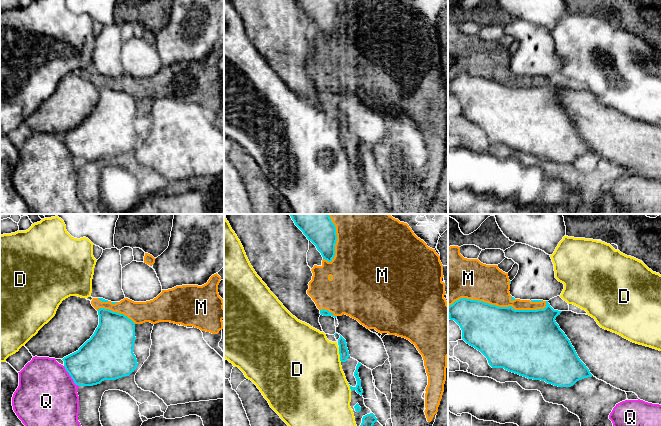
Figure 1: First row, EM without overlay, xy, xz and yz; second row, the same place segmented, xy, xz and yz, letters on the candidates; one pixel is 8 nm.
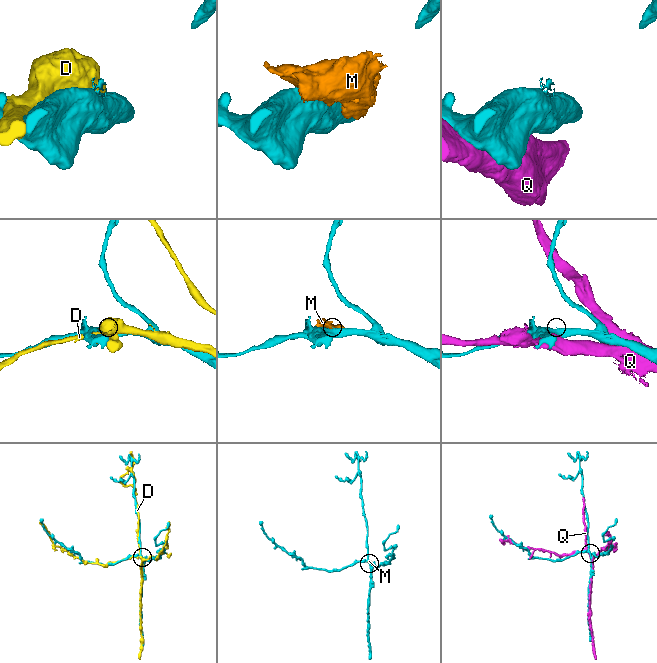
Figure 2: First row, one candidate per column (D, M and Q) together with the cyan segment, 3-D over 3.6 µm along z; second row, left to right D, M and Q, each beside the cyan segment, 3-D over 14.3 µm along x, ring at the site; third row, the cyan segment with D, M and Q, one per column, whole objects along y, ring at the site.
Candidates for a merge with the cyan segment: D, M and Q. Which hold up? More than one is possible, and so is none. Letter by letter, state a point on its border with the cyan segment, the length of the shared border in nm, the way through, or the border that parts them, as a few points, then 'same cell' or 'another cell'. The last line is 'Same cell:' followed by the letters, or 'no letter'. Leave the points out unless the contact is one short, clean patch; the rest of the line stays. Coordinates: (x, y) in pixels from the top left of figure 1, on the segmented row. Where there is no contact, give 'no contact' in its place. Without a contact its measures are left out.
D: xz (339, 353) | 120 nm | another cell
M: yz (499, 307) | 800 nm | another cell
Q: xy (70, 375) | 200 nm | another cell
Same cell: no letter

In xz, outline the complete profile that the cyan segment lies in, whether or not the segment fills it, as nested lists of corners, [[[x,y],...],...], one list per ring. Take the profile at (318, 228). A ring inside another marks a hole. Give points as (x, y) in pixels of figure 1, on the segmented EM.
[[[329,214],[289,215],[307,239],[316,246],[323,259],[331,262],[335,256],[337,234]]]

